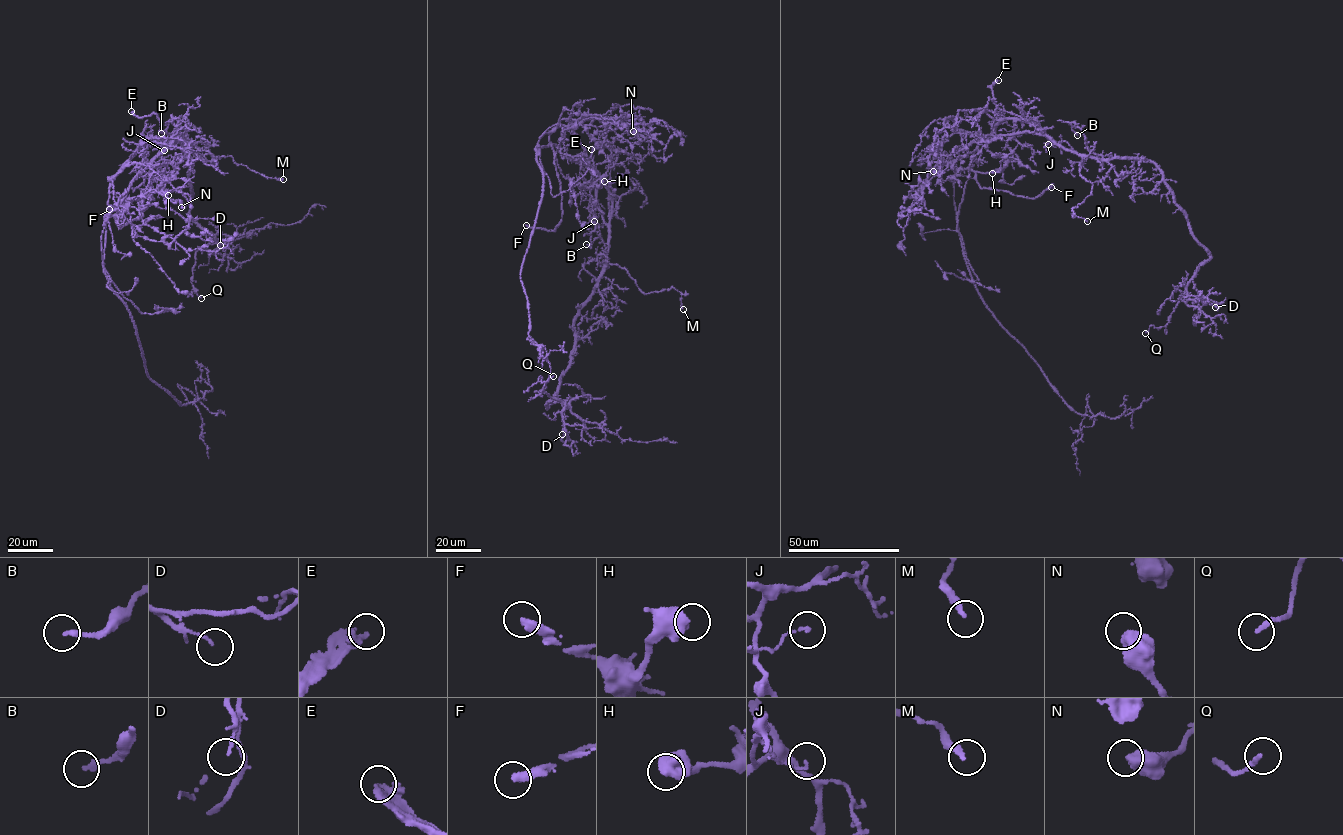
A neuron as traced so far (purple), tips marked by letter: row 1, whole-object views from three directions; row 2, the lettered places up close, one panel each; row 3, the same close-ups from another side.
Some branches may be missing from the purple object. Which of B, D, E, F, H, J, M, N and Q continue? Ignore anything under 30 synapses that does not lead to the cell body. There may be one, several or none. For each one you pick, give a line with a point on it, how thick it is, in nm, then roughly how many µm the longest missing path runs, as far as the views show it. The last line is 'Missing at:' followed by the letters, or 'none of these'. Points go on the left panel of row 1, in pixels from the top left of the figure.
E: (131, 111) | 280 nm | 30 µm
F: (109, 209) | 380 nm | 90 µm
Missing at: E, F

